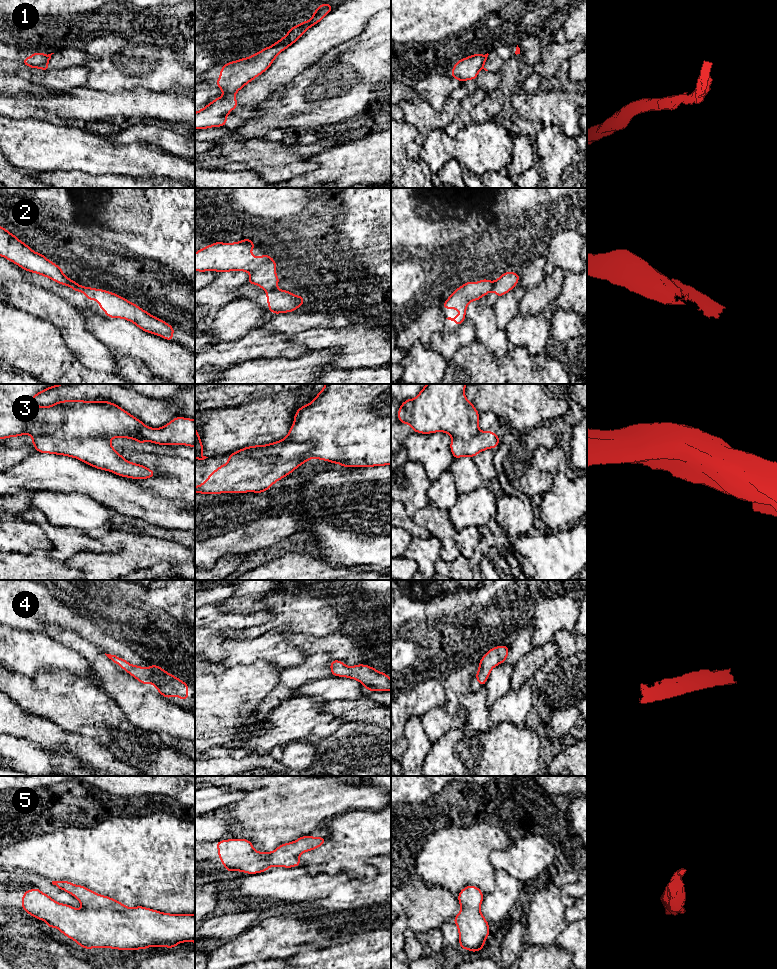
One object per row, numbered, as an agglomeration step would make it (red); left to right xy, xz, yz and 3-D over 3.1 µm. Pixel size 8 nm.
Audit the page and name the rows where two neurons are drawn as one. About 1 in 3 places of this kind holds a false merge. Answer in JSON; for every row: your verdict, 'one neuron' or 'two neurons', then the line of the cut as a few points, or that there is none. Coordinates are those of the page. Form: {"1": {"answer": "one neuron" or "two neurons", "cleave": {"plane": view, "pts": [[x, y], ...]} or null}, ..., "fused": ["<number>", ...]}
{"1": {"answer": "two neurons", "cleave": {"plane": "xz", "pts": [[236, 91], [224, 95]]}}, "2": {"answer": "two neurons", "cleave": {"plane": "xz", "pts": [[275, 287], [266, 290]]}}, "3": {"answer": "two neurons", "cleave": {"plane": "xy", "pts": [[32, 435], [53, 435], [64, 438], [103, 436], [109, 440]]}}, "4": {"answer": "one neuron", "cleave": null}, "5": {"answer": "one neuron", "cleave": null}, "fused": ["1", "2", "3"]}

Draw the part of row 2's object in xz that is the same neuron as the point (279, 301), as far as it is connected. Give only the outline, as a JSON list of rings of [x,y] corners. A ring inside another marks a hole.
[[[281,289],[266,290],[269,312],[274,314],[288,313],[304,305],[304,297],[297,296],[290,291]]]

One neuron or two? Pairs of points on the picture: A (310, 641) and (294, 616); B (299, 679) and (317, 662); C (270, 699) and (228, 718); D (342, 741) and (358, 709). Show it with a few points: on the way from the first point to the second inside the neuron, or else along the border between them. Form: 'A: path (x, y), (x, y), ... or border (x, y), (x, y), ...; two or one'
A: border (293, 634), (310, 634), (315, 637); two
B: path (303, 675), (313, 666); one
C: border (274, 686), (257, 706), (257, 715); two
D: border (344, 722), (365, 722), (375, 725); two

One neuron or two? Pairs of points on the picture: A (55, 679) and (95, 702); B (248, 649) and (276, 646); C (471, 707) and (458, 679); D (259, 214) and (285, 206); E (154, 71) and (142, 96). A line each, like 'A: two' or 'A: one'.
A: one
B: one
C: two
D: one
E: two

